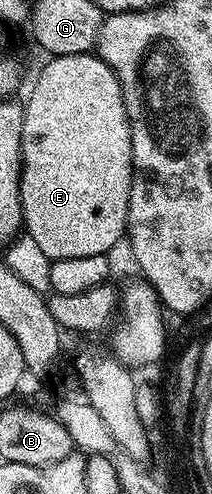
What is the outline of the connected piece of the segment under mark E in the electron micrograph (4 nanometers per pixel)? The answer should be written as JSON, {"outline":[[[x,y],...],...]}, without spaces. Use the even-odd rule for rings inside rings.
{"outline":[[[91,52],[91,53],[89,53],[89,54],[73,54],[73,55],[72,55],[72,56],[54,56],[54,57],[51,57],[51,58],[50,58],[50,59],[49,59],[49,61],[50,61],[50,63],[48,63],[48,64],[47,64],[47,66],[46,66],[46,67],[44,67],[44,68],[43,68],[43,70],[42,70],[42,71],[40,71],[40,72],[39,72],[39,74],[38,74],[38,79],[36,79],[36,80],[35,80],[35,82],[34,82],[34,87],[32,87],[32,88],[31,88],[31,90],[30,90],[30,95],[28,95],[28,96],[27,96],[27,98],[24,98],[24,105],[23,105],[23,108],[22,108],[22,179],[21,179],[21,180],[20,180],[20,204],[21,204],[21,205],[22,205],[22,225],[23,225],[23,227],[24,227],[24,230],[25,230],[25,233],[26,233],[26,234],[27,234],[27,235],[28,235],[28,236],[29,236],[29,237],[30,237],[30,238],[31,238],[31,239],[32,239],[32,240],[36,240],[36,245],[38,245],[38,246],[39,246],[39,247],[40,247],[40,249],[41,249],[41,250],[43,250],[43,251],[44,251],[44,256],[48,256],[48,257],[49,257],[49,258],[50,258],[50,259],[52,259],[52,260],[53,260],[53,259],[55,259],[55,258],[71,258],[71,257],[72,257],[72,256],[100,256],[100,255],[101,255],[101,254],[105,254],[105,255],[109,255],[109,254],[110,254],[110,253],[111,253],[111,251],[110,251],[110,249],[112,249],[112,248],[113,248],[113,246],[114,246],[114,245],[116,245],[116,244],[117,244],[117,242],[118,242],[118,241],[120,241],[120,240],[121,240],[121,241],[123,241],[123,238],[124,238],[124,235],[125,235],[125,233],[126,233],[126,221],[127,221],[127,220],[128,220],[128,196],[129,196],[129,195],[130,195],[130,193],[131,193],[131,192],[132,192],[132,132],[131,132],[131,131],[130,131],[130,121],[129,121],[129,120],[128,120],[128,112],[127,112],[127,111],[126,111],[126,109],[125,109],[125,108],[124,108],[124,96],[123,96],[123,95],[122,95],[122,89],[121,89],[121,88],[120,88],[120,80],[116,80],[116,72],[112,72],[112,68],[108,68],[108,64],[104,64],[104,60],[103,60],[103,59],[102,59],[102,58],[99,58],[99,57],[98,57],[98,55],[97,55],[97,53],[94,53],[94,52]]]}

